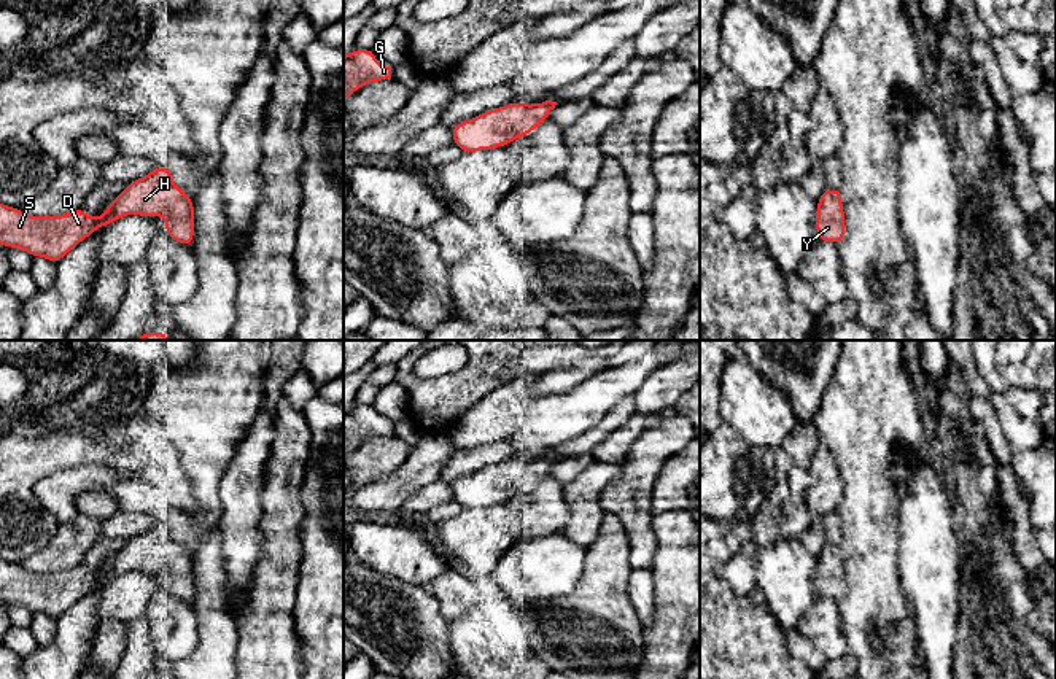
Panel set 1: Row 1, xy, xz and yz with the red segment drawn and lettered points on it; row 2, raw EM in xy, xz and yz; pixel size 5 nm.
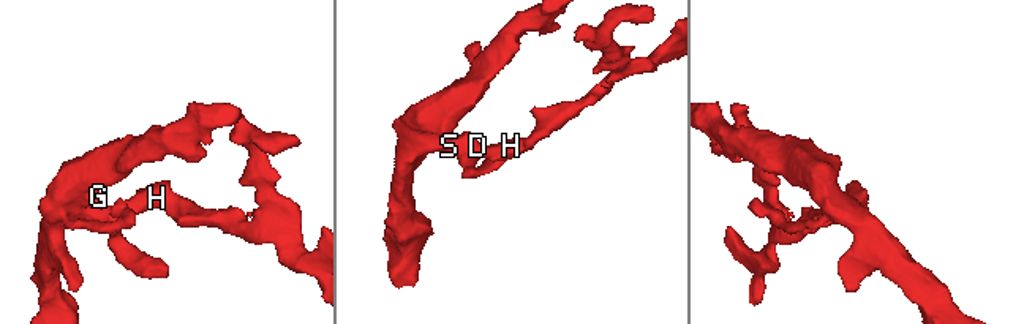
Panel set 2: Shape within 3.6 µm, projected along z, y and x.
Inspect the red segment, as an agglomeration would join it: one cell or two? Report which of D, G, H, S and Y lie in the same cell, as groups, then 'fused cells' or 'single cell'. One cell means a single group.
D G H S Y; single cell

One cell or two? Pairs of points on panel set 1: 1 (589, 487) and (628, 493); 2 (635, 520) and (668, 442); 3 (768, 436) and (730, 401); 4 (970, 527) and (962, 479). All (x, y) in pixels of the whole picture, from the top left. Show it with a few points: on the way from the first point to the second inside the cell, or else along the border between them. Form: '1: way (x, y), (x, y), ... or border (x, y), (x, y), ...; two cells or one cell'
1: border (621, 465), (621, 471), (600, 493), (605, 512); two cells
2: way (636, 501), (640, 471), (649, 461); one cell
3: way (759, 426), (740, 407); one cell
4: way (970, 516), (970, 490); one cell

